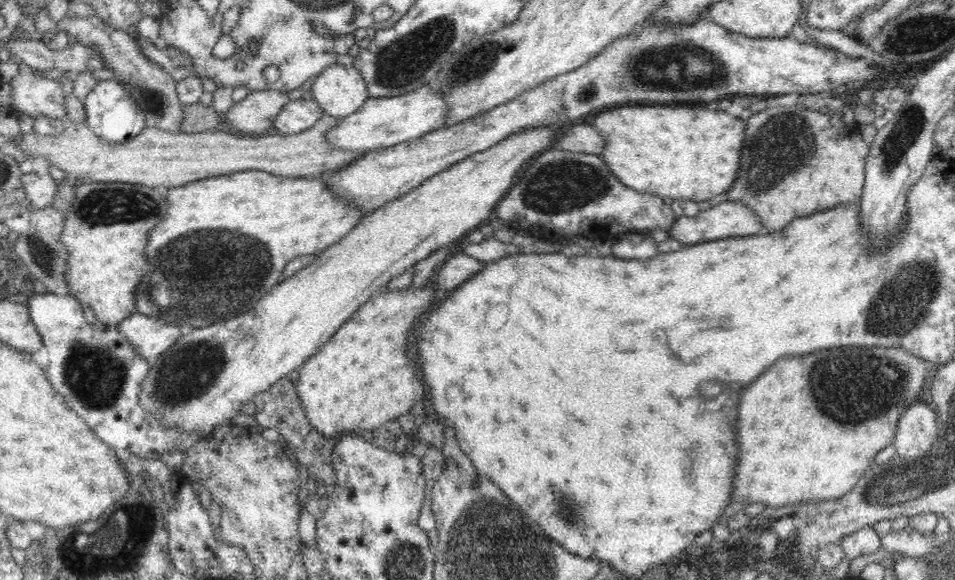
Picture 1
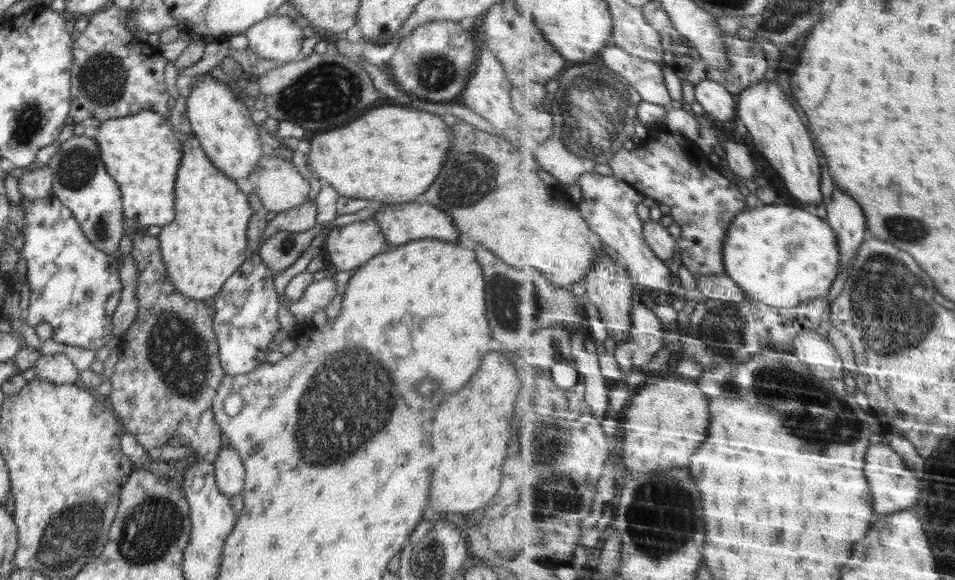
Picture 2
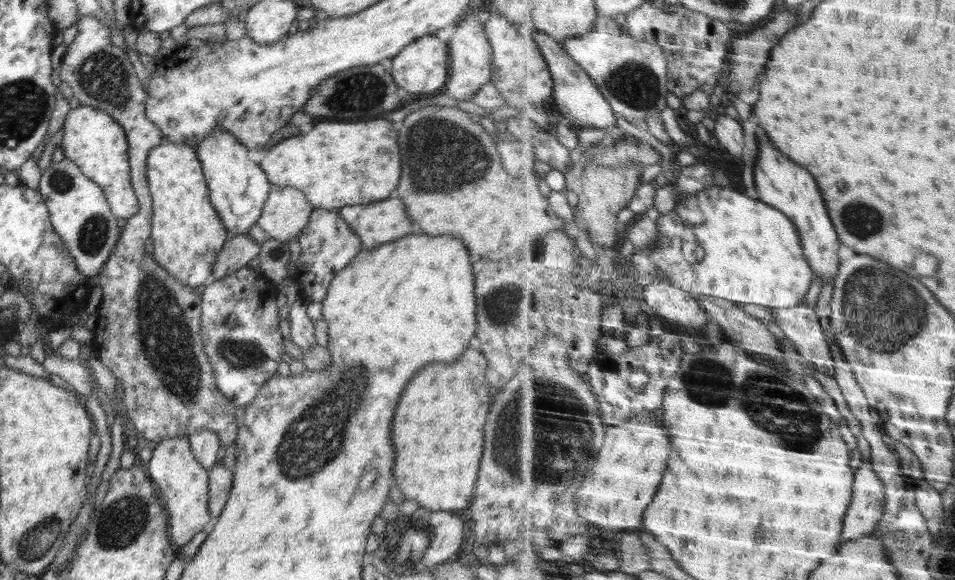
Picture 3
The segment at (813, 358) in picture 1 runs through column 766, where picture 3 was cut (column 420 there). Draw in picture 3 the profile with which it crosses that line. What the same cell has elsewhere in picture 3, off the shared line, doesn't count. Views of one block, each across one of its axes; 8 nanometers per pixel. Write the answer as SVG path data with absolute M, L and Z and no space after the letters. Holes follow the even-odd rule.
M476 348L464 350L451 363L423 366L400 396L392 418L393 479L408 500L428 510L462 510L472 502L484 444L482 430L493 394L484 378L487 366Z

